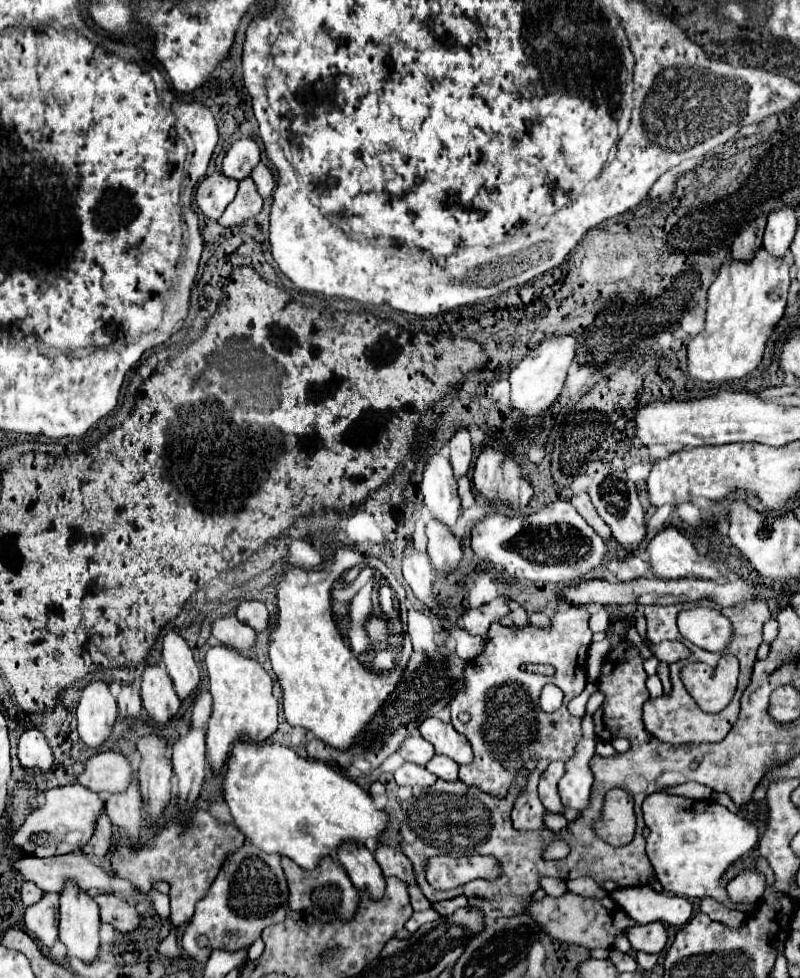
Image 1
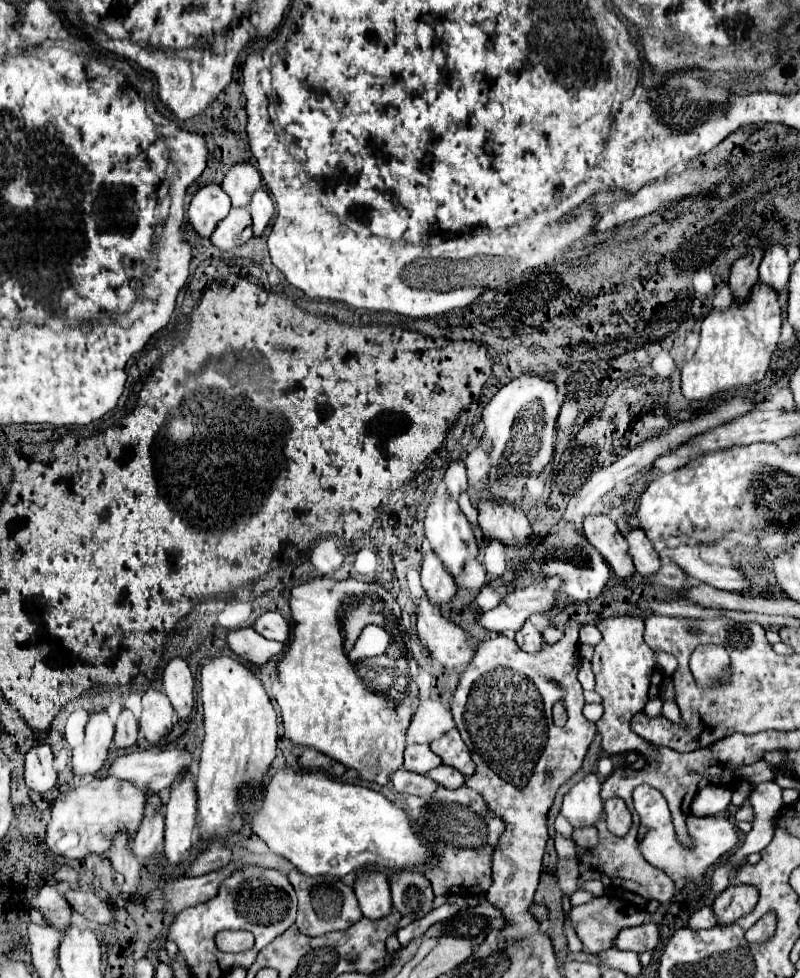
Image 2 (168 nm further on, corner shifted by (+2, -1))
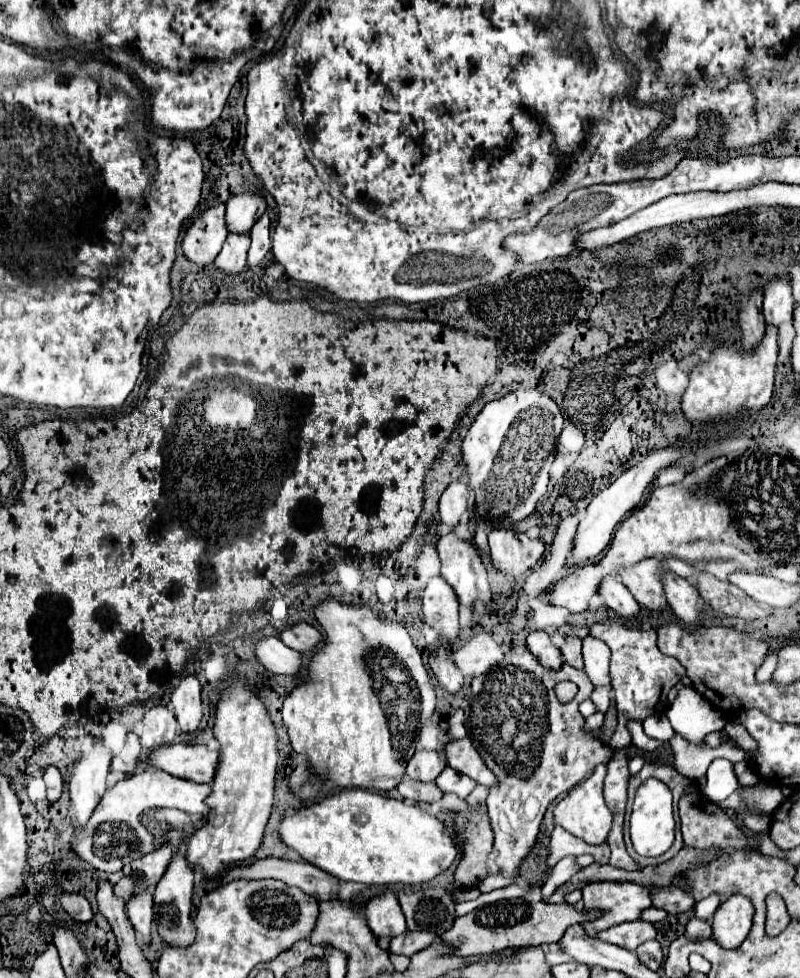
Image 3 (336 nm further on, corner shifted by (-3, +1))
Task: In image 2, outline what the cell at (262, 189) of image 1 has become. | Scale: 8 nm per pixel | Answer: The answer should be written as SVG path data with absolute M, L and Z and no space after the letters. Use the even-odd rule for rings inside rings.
M260 188L260 192L256 192L256 196L252 198L250 214L252 214L252 234L262 236L262 232L266 230L266 226L274 216L274 202L270 200L264 188Z

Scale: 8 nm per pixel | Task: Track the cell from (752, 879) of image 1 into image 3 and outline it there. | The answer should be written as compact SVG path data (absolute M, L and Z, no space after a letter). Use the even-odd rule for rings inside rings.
M733 894L725 902L721 902L713 916L713 938L723 948L737 948L745 940L751 928L751 920L753 902L749 902L749 898L745 898L743 894Z

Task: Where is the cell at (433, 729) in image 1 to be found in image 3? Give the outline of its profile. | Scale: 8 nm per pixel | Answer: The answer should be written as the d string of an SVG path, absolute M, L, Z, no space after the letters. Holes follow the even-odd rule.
M469 738L447 742L445 744L445 758L447 758L447 766L467 774L477 784L483 784L489 788L497 782L495 774L485 766L485 762L481 760L479 752L475 750L475 746Z

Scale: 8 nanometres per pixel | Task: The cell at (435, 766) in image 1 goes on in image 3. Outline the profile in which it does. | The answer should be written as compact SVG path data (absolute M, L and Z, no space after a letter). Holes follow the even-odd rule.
M449 766L437 776L435 784L437 784L443 792L453 792L453 794L457 794L459 798L467 798L467 796L473 792L473 788L477 786L477 782L473 782L473 778L461 774L461 772L457 772L457 770L449 768Z

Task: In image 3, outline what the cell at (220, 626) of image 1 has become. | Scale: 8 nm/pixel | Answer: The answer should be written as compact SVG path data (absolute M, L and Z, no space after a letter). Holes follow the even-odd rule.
M263 636L257 640L255 658L273 674L297 676L301 668L301 654L285 646L275 636Z

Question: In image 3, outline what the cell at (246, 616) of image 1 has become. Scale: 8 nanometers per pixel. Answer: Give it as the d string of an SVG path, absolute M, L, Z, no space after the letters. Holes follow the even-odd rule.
M297 622L297 624L281 630L277 634L277 638L297 652L309 652L321 642L319 630L315 630L313 626L309 626L305 622Z

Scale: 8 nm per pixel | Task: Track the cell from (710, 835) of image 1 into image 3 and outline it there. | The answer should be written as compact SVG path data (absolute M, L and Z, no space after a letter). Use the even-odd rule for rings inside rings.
M647 778L635 794L633 814L631 814L631 842L637 854L641 856L661 856L667 852L675 838L675 822L673 822L673 796L665 782L657 778Z

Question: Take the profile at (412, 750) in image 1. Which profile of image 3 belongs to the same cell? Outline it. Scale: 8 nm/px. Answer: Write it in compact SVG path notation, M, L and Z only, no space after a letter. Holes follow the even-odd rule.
M417 750L407 764L407 776L421 782L433 782L445 768L439 752L435 750Z

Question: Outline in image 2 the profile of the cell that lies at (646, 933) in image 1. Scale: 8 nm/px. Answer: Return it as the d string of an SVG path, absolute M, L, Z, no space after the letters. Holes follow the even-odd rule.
M652 920L634 926L634 928L624 928L614 940L612 944L618 950L632 950L636 954L646 952L646 950L654 950L658 944L658 928Z

